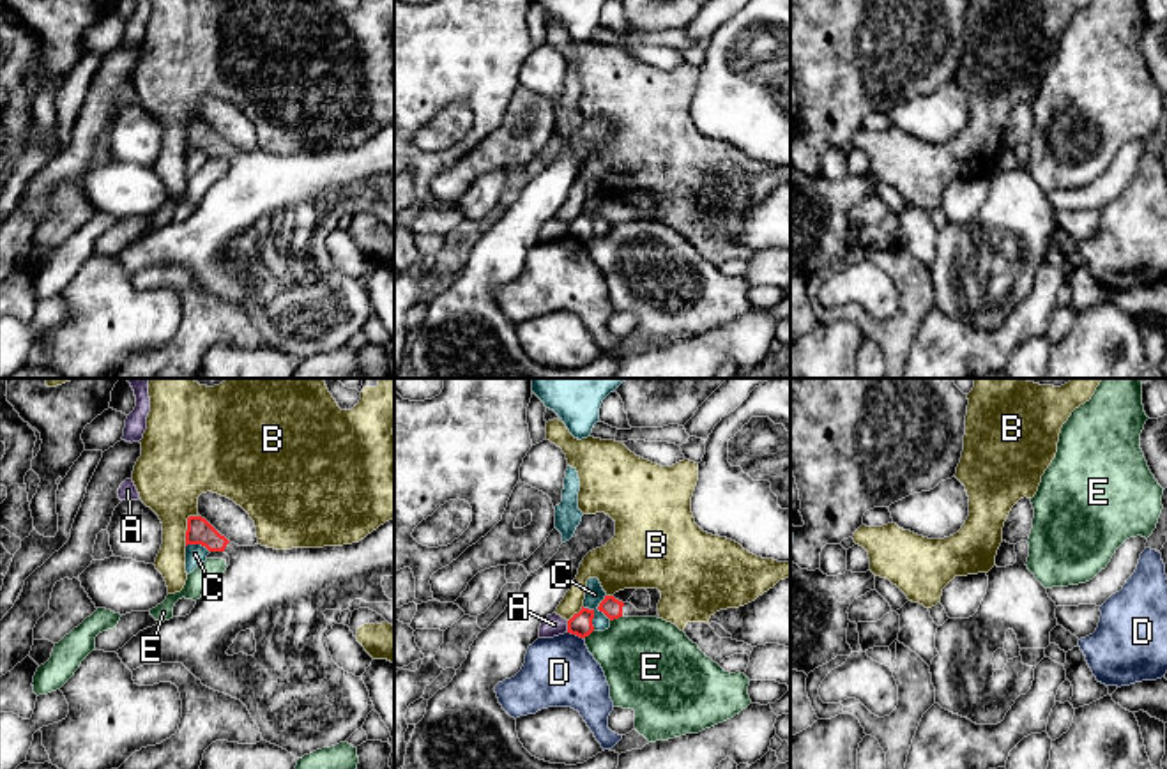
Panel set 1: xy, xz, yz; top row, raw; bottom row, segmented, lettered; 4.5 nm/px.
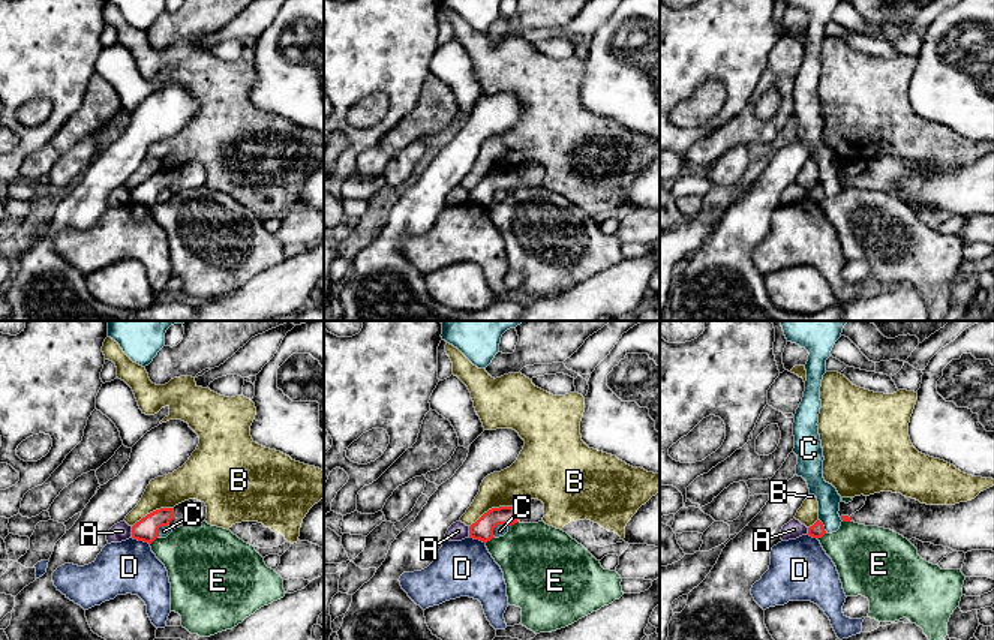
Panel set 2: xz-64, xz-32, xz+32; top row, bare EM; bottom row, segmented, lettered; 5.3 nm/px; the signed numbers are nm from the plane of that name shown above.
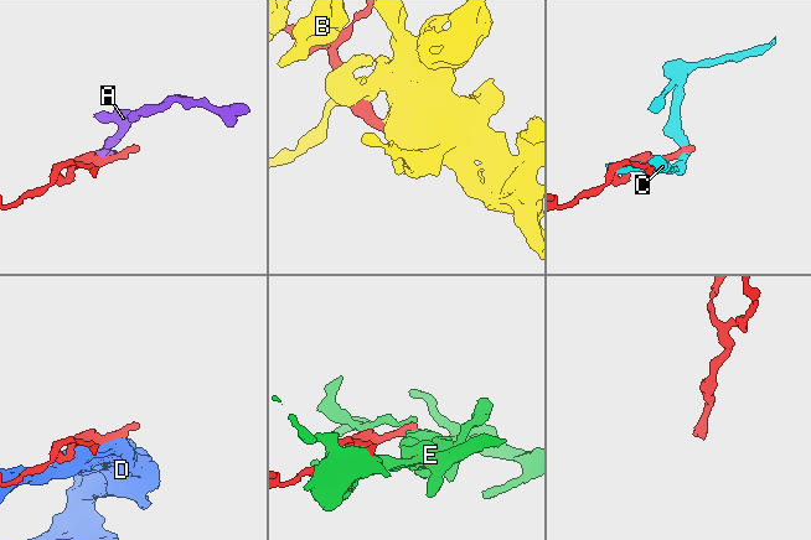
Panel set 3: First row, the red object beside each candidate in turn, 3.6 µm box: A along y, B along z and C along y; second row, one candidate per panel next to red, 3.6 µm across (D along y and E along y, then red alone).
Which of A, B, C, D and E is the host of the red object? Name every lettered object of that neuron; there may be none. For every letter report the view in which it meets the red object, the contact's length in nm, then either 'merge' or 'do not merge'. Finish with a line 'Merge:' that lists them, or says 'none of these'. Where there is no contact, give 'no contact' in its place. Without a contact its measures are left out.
A: xz | 60 nm | do not merge
B: xy | 160 nm | do not merge
C: xz | 180 nm | do not merge
D: xz | 80 nm | do not merge
E: xz | 70 nm | do not merge
Merge: none of these

